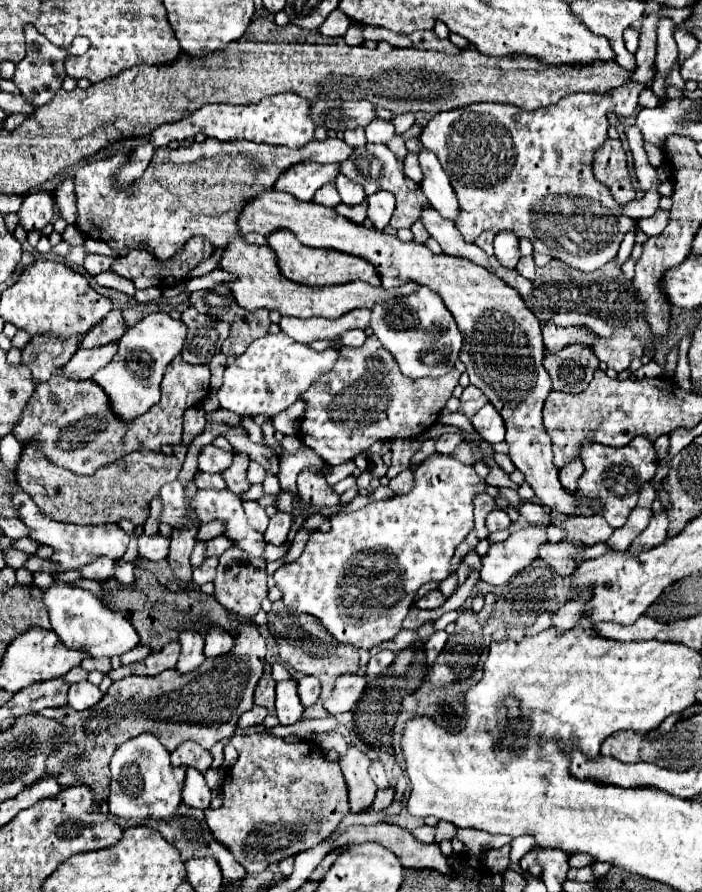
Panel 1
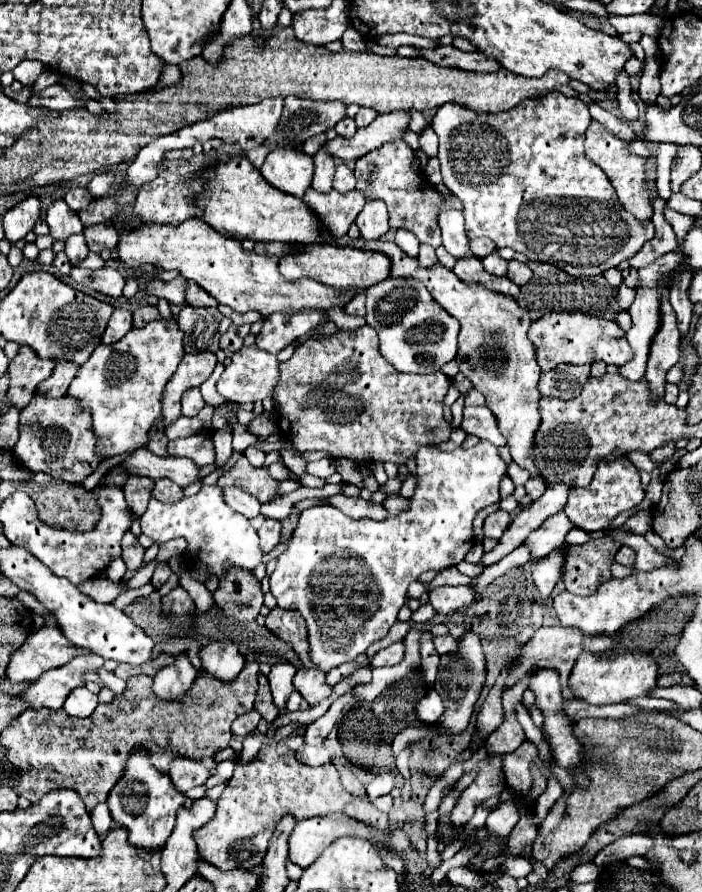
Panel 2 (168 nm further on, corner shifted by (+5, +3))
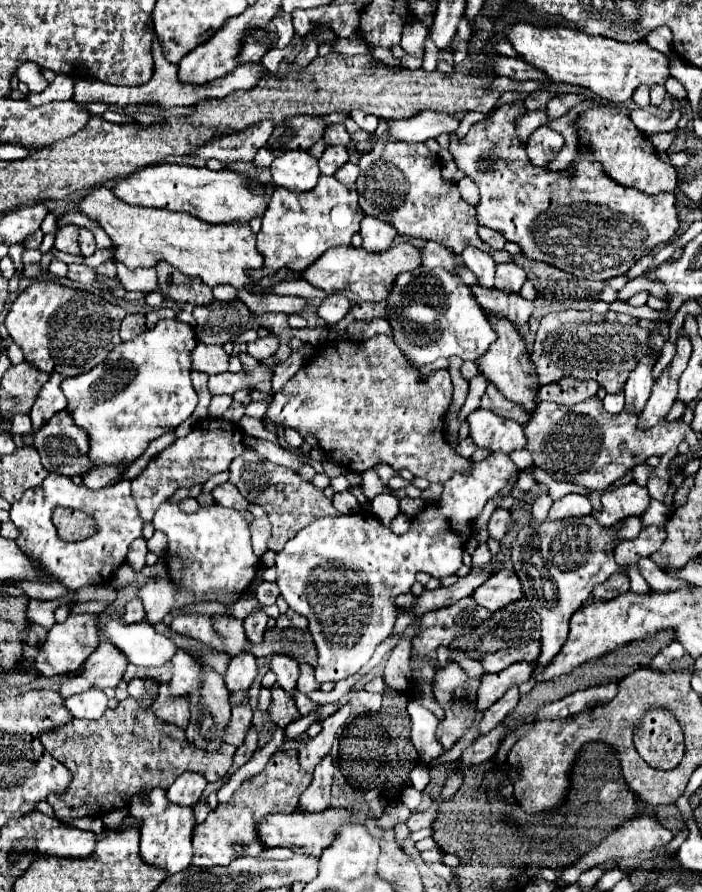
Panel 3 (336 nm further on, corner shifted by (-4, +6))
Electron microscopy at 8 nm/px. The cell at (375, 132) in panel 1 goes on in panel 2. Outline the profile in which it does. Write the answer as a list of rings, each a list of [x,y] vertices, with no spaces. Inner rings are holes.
[[[361,108],[359,114],[355,116],[355,124],[361,128],[361,126],[369,126],[379,114],[373,110],[373,108]]]

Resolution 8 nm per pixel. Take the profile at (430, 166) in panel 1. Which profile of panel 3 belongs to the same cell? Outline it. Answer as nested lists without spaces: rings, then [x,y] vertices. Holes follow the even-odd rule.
[[[468,247],[468,251],[462,253],[462,259],[466,263],[466,267],[478,277],[478,283],[486,289],[494,289],[494,259],[484,253],[484,251],[476,251],[476,247]]]

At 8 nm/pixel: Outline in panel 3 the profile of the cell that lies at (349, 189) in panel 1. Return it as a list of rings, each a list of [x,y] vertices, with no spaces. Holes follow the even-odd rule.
[[[348,161],[346,165],[342,165],[342,167],[336,171],[334,177],[336,177],[340,183],[356,183],[356,179],[358,179],[358,167]]]

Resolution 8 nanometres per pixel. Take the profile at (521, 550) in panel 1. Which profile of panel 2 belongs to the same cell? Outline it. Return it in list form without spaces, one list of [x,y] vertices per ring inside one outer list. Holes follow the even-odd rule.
[[[557,512],[555,516],[547,518],[537,530],[533,530],[523,542],[523,546],[529,548],[531,560],[545,558],[547,554],[551,554],[551,550],[563,546],[565,534],[571,528],[573,528],[573,522],[563,512]]]

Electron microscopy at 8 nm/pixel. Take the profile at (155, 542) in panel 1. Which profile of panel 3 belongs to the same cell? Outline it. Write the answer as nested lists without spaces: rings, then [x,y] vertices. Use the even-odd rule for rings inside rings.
[[[140,537],[132,543],[130,551],[128,551],[128,557],[126,557],[126,563],[134,569],[134,571],[142,571],[142,567],[146,565],[144,563],[144,557],[148,553],[148,547],[146,547],[146,541]]]

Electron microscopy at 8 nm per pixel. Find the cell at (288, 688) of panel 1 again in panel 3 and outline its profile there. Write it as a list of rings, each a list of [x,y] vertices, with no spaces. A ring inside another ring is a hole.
[[[274,653],[270,655],[270,669],[276,673],[278,677],[278,685],[288,691],[288,693],[294,693],[296,689],[296,679],[300,675],[300,669],[298,669],[298,663],[288,657],[288,655],[280,655],[280,653]]]

